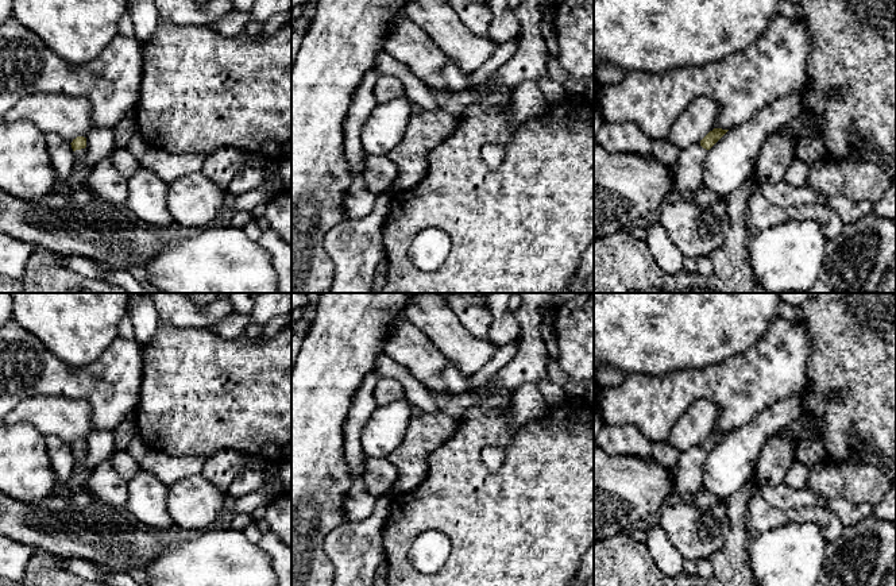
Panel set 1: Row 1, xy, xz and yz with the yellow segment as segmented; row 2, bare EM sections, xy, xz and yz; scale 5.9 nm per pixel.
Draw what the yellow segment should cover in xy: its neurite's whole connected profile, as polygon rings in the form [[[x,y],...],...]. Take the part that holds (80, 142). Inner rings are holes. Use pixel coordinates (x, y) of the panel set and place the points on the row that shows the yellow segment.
[[[77,136],[76,139],[73,139],[73,142],[70,144],[74,151],[76,162],[78,162],[80,159],[82,159],[85,157],[86,138]]]

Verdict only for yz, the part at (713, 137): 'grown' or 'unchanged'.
grown

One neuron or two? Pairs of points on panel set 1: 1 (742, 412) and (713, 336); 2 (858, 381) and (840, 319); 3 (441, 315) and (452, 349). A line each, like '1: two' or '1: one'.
1: two
2: one
3: one

